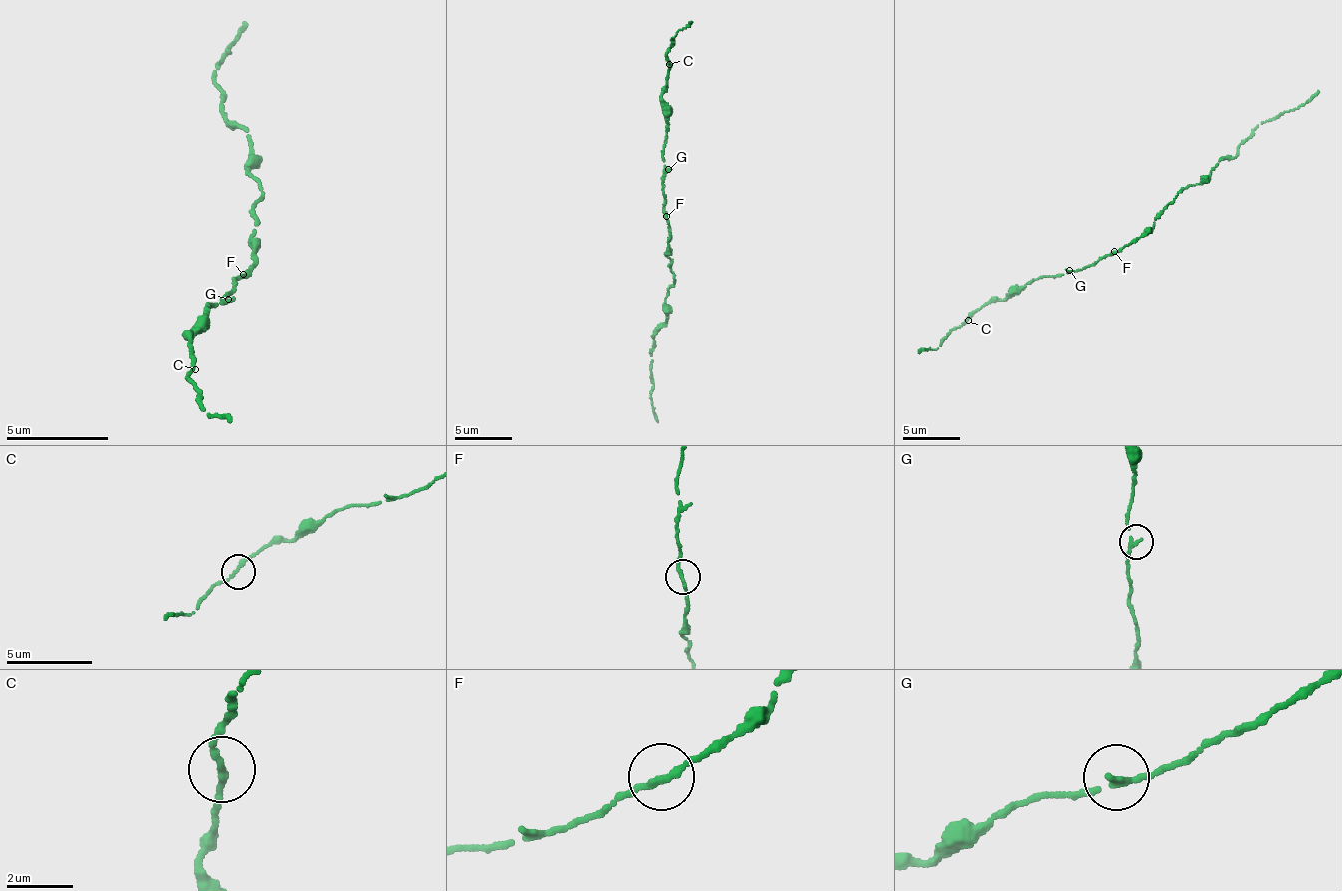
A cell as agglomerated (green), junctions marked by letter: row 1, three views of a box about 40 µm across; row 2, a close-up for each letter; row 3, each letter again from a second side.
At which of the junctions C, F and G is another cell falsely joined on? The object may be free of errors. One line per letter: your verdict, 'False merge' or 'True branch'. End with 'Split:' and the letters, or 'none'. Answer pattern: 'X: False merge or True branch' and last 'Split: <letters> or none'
C: True branch
F: True branch
G: True branch
Split: none

